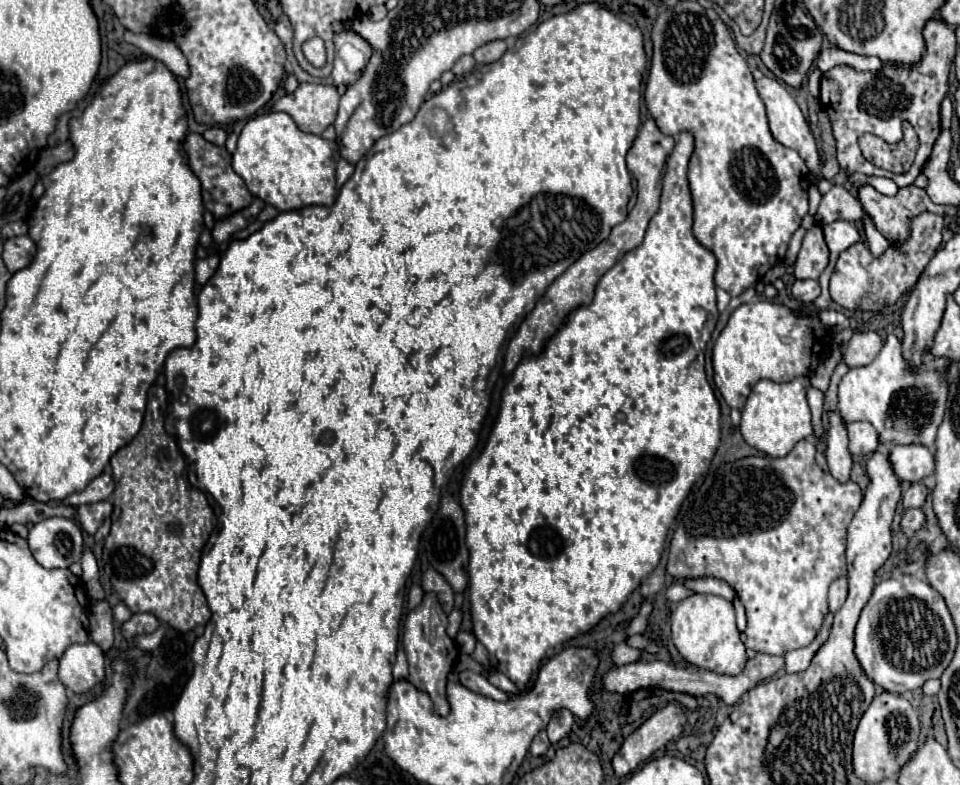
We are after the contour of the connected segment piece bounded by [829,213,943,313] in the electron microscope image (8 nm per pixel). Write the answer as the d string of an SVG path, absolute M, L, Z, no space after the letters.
M921 213L909 221L909 237L905 243L889 245L887 251L881 257L875 257L865 243L855 243L849 249L845 249L835 265L835 271L831 275L829 291L831 299L849 311L873 311L883 313L889 307L893 307L899 297L907 295L929 259L937 253L941 241L943 241L943 217L935 213Z

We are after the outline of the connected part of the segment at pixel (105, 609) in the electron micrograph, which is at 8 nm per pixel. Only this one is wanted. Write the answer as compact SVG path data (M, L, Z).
M107 599L95 601L91 607L91 641L97 643L103 651L109 651L113 647L113 615L111 605Z

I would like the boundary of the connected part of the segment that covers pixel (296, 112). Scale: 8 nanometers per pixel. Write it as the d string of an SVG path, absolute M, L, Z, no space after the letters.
M299 83L297 91L283 95L273 103L271 112L283 111L293 117L297 127L305 133L321 135L333 125L339 107L339 93L335 87L317 83Z

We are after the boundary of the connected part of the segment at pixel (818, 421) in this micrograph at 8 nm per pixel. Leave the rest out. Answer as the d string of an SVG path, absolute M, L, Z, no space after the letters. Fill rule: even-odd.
M815 387L807 389L807 401L813 413L813 427L815 427L815 435L819 437L823 433L823 393Z

